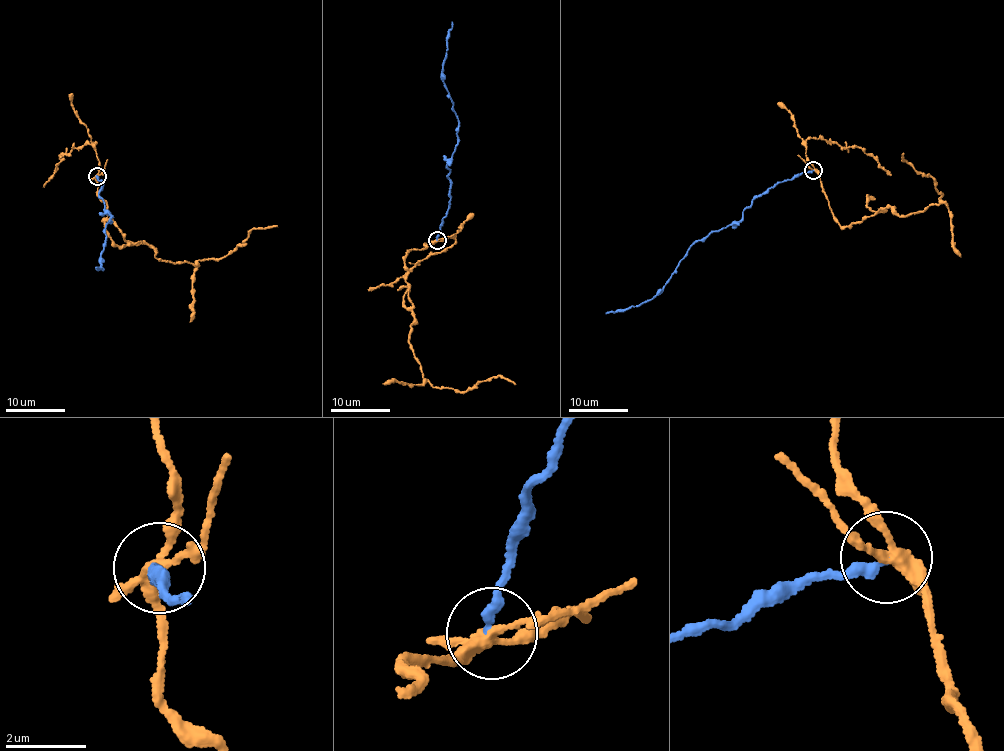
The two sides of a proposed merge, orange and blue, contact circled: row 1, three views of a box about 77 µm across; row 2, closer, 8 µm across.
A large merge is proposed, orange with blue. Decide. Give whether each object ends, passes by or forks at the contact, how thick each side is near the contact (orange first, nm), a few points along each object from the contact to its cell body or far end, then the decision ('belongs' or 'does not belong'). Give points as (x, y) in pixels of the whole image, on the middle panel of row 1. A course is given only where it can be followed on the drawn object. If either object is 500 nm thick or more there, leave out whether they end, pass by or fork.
orange forks there; blue ends there; 260 nm thick on the orange side, 240 nm on the other; orange runs (437, 239), (405, 259), (415, 323), (409, 348), (423, 377), (458, 391), (502, 375), (514, 385); blue runs (437, 239), (450, 200), (447, 179), (450, 171), (447, 168), (457, 142), (459, 126), (440, 77), (453, 22); does not belong

